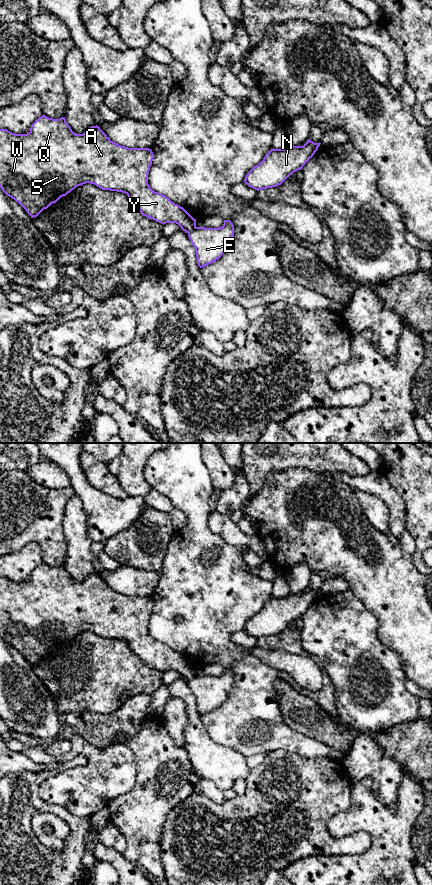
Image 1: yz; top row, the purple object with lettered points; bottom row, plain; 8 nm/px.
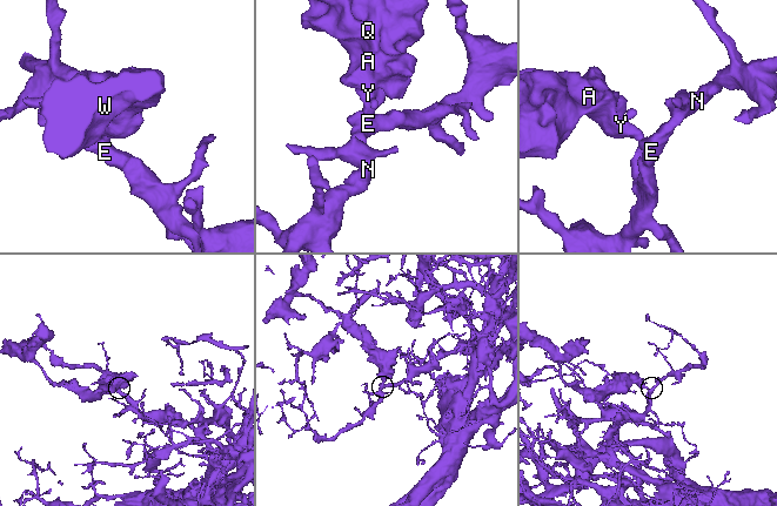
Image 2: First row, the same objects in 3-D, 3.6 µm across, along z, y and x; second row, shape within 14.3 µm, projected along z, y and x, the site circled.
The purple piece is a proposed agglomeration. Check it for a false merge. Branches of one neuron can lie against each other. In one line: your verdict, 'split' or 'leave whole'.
split

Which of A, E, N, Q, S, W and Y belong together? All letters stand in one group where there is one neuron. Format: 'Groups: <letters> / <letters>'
Groups: A Q S W Y / E N

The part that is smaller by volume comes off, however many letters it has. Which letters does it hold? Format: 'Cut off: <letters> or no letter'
Cut off: A, Q, S, W, Y

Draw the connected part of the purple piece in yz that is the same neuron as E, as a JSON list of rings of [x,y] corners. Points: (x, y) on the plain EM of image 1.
[[[224,668],[220,676],[195,675],[188,685],[195,696],[197,712],[203,716],[219,707],[227,698],[234,683],[234,673]]]

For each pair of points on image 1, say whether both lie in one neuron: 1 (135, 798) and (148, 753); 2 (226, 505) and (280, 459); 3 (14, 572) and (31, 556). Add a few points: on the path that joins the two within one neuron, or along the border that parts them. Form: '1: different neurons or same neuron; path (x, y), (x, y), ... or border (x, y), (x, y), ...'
1: same neuron; path (146, 788), (148, 765)
2: different neurons; border (243, 473), (249, 485), (250, 495)
3: same neuron; path (18, 568), (27, 559)

